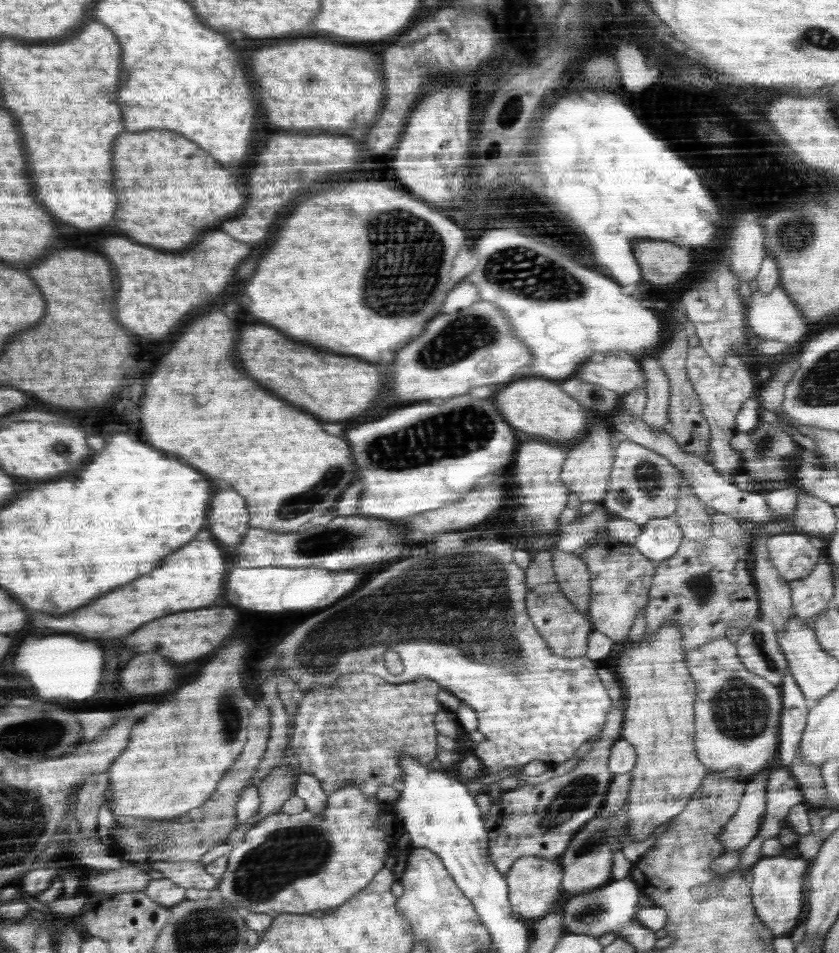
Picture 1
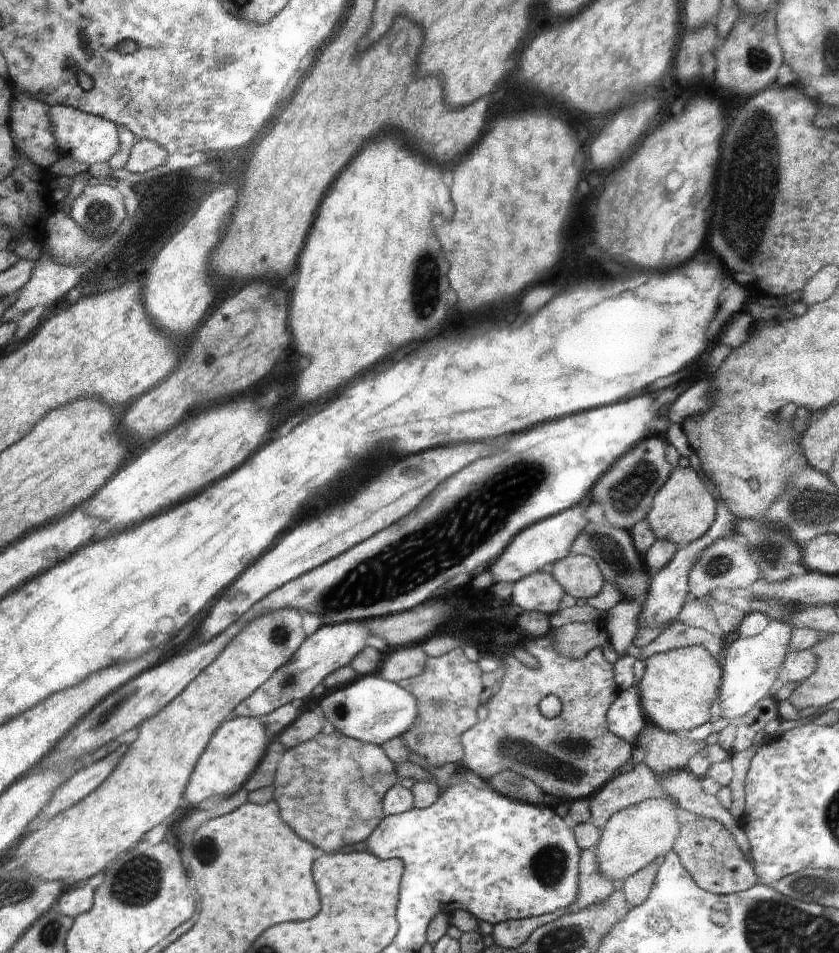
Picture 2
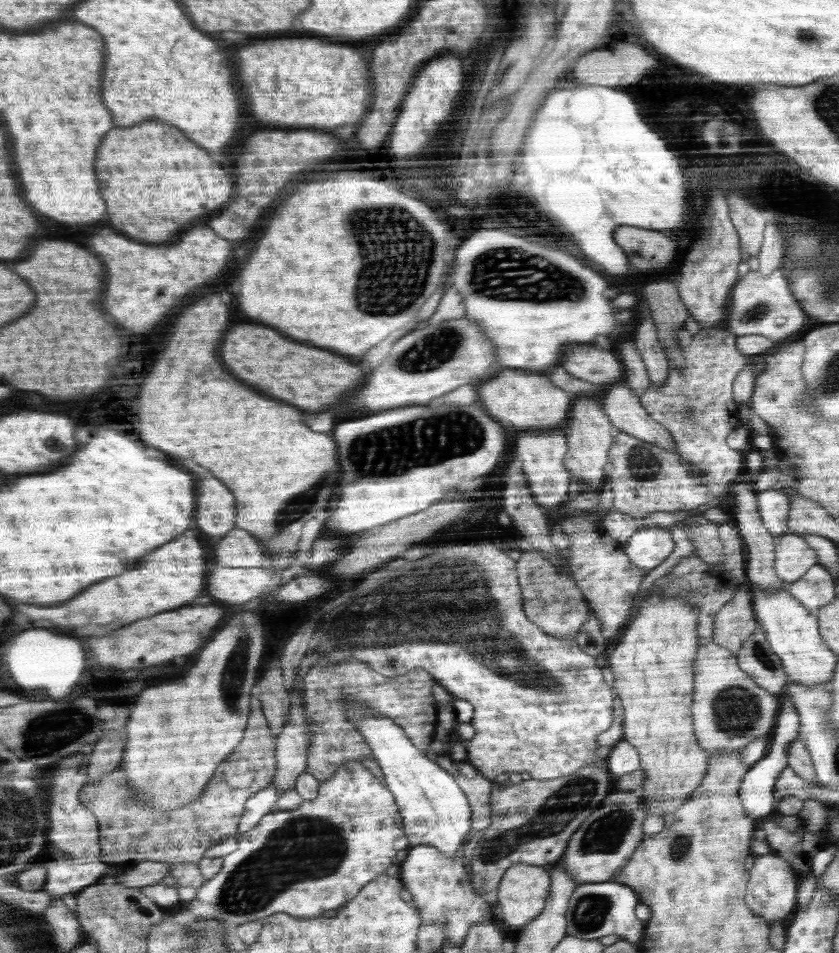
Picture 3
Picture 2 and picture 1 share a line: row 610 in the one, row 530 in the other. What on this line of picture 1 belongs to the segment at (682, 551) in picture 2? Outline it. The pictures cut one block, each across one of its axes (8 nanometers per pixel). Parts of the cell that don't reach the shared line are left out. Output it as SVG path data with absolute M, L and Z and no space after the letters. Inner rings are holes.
M673 516L653 518L641 527L640 534L632 545L640 554L660 563L678 550L682 539L682 531Z

